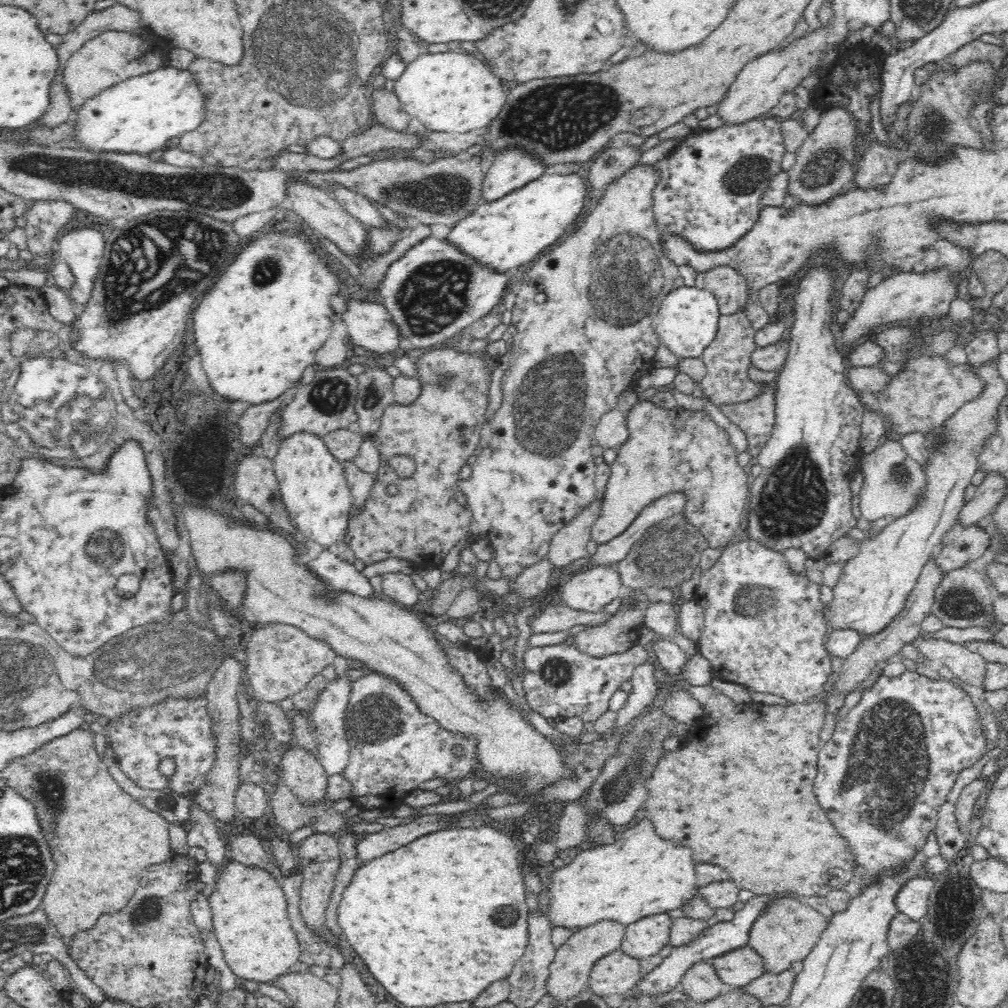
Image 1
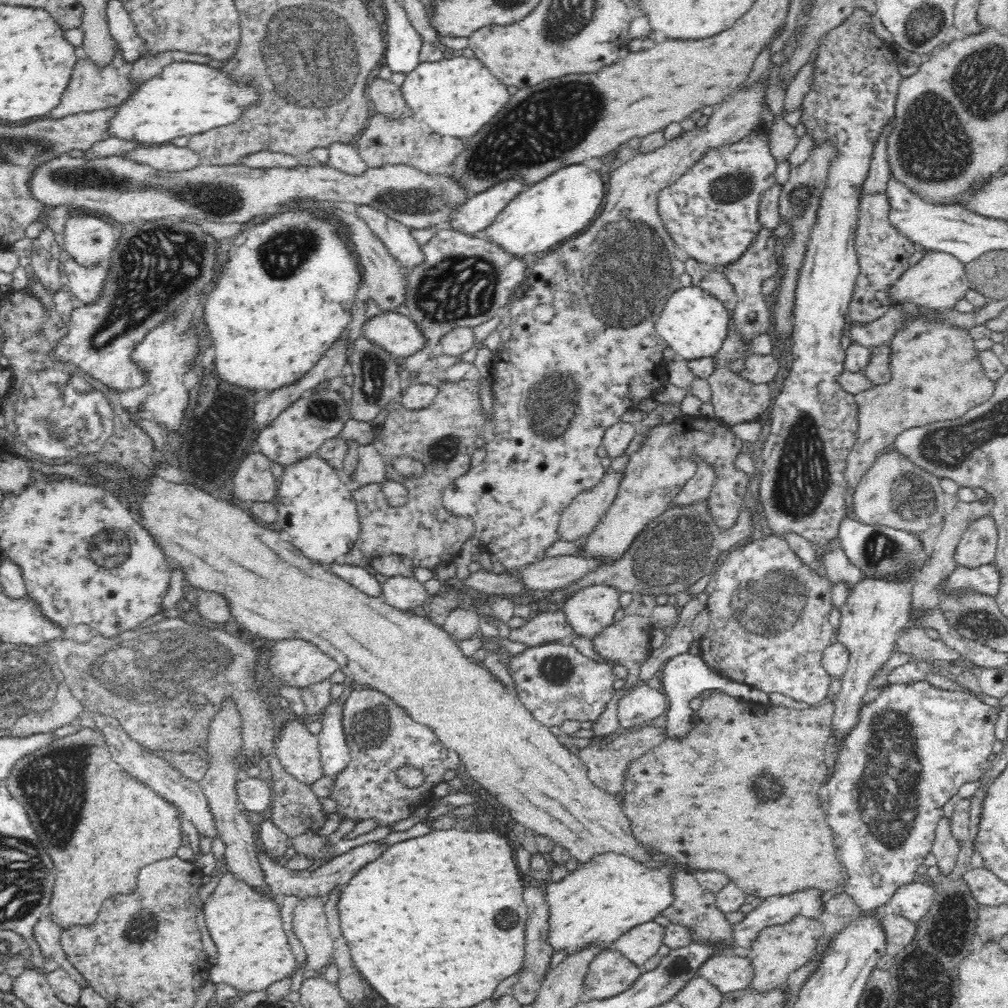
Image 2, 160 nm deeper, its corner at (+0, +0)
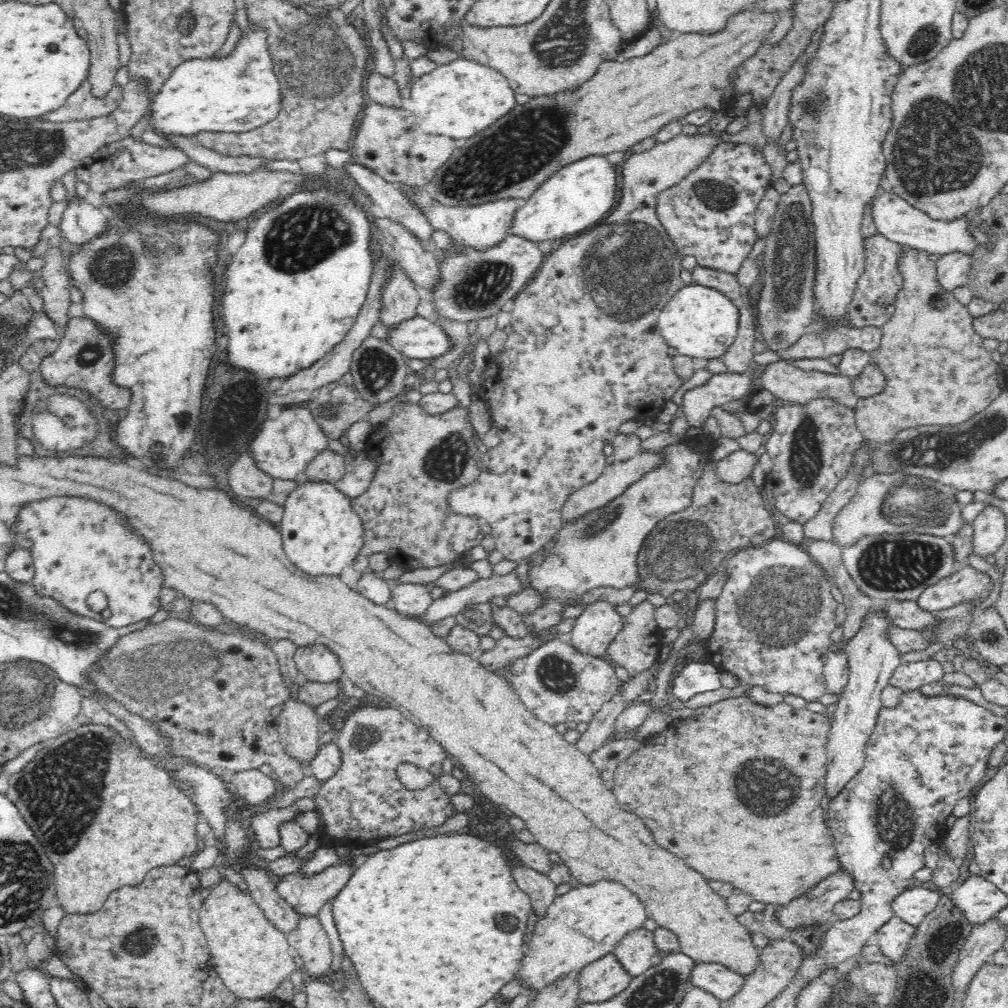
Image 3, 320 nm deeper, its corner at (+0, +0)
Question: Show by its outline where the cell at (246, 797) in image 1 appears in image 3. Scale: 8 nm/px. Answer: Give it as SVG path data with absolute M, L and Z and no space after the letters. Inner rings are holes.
M258 769L250 772L236 772L228 779L234 795L240 796L246 805L264 806L268 798L277 794L277 783L272 776L265 775Z

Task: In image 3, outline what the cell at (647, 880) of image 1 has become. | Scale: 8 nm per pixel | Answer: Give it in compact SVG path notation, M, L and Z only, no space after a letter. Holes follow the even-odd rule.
M610 879L595 880L590 884L580 883L580 886L571 888L566 894L554 895L546 916L536 922L530 940L525 943L522 968L515 978L521 980L524 992L528 988L539 991L560 975L579 973L587 964L612 953L624 935L644 926L646 919L645 901L625 884Z

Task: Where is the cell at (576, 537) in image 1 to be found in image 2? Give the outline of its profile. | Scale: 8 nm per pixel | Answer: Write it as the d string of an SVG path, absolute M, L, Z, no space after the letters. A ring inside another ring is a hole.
M606 470L604 478L592 490L578 493L570 506L566 508L559 521L558 533L566 542L578 542L586 540L587 537L598 526L604 513L615 499L619 480L622 478L621 472L609 472Z

